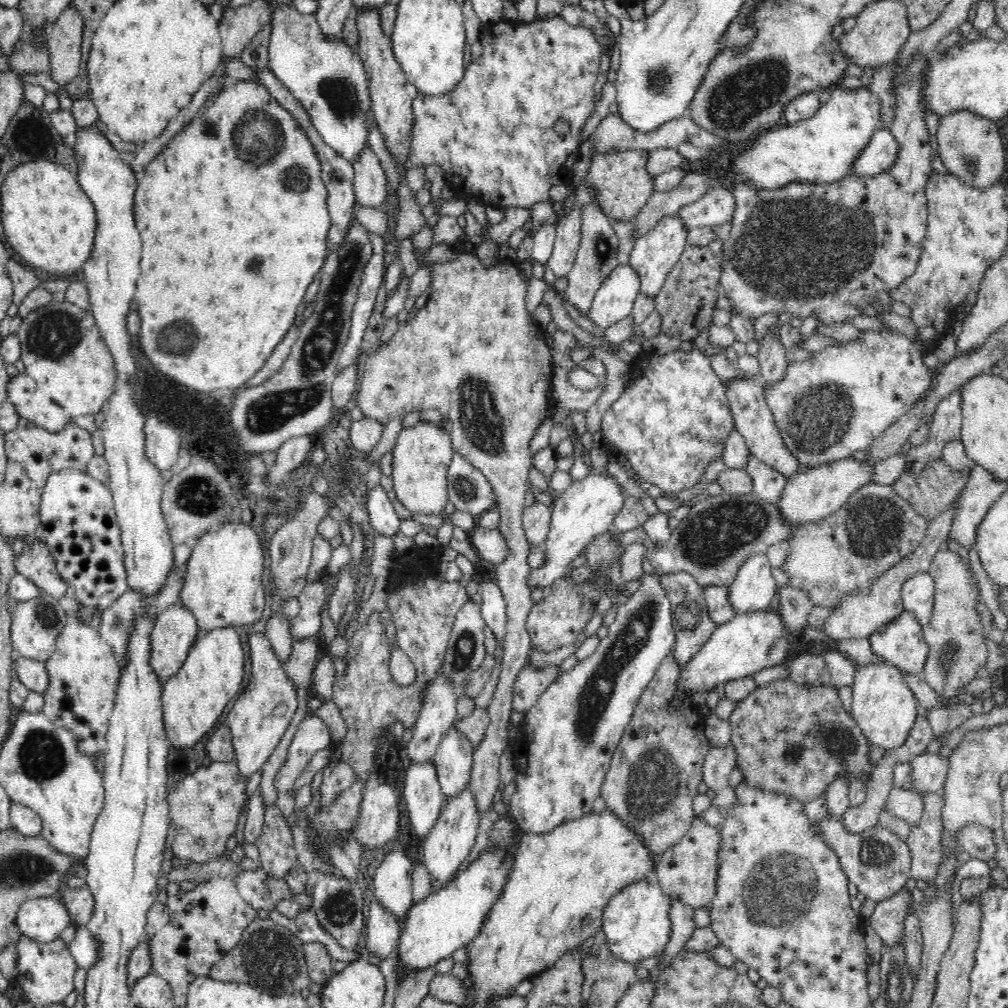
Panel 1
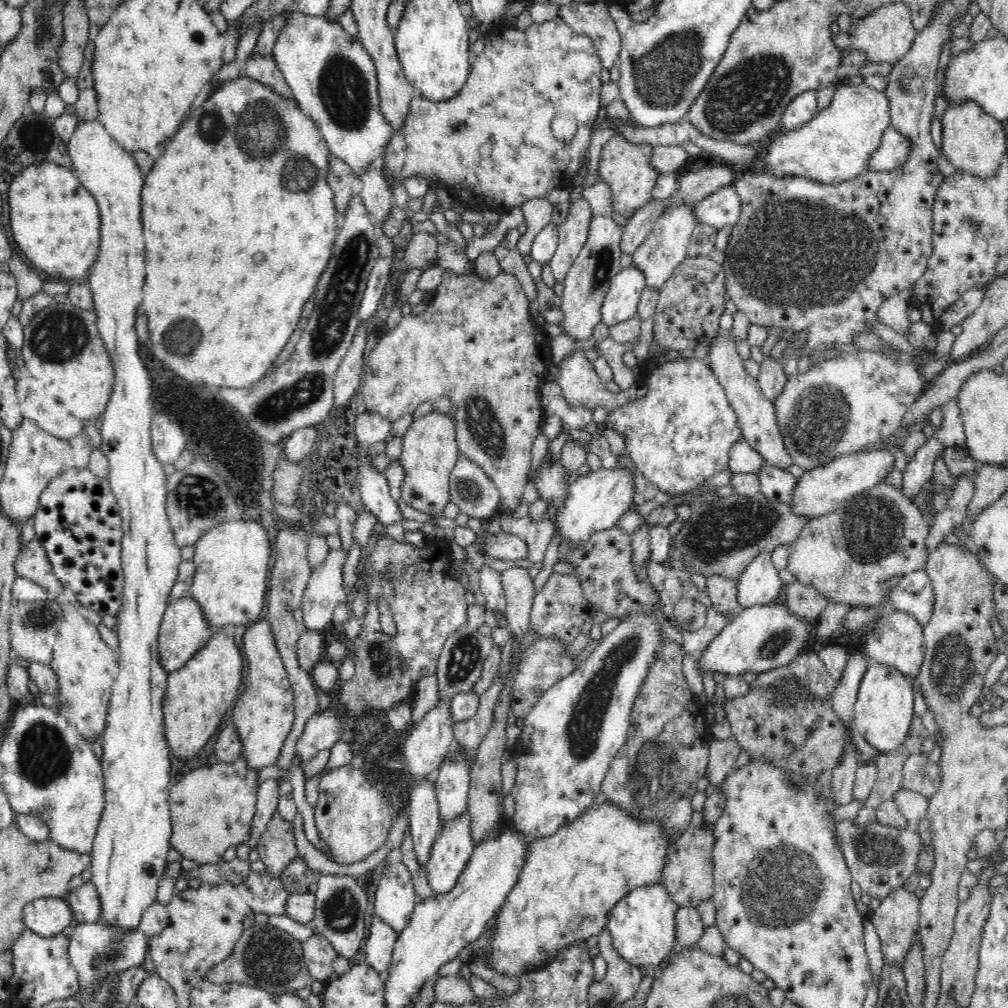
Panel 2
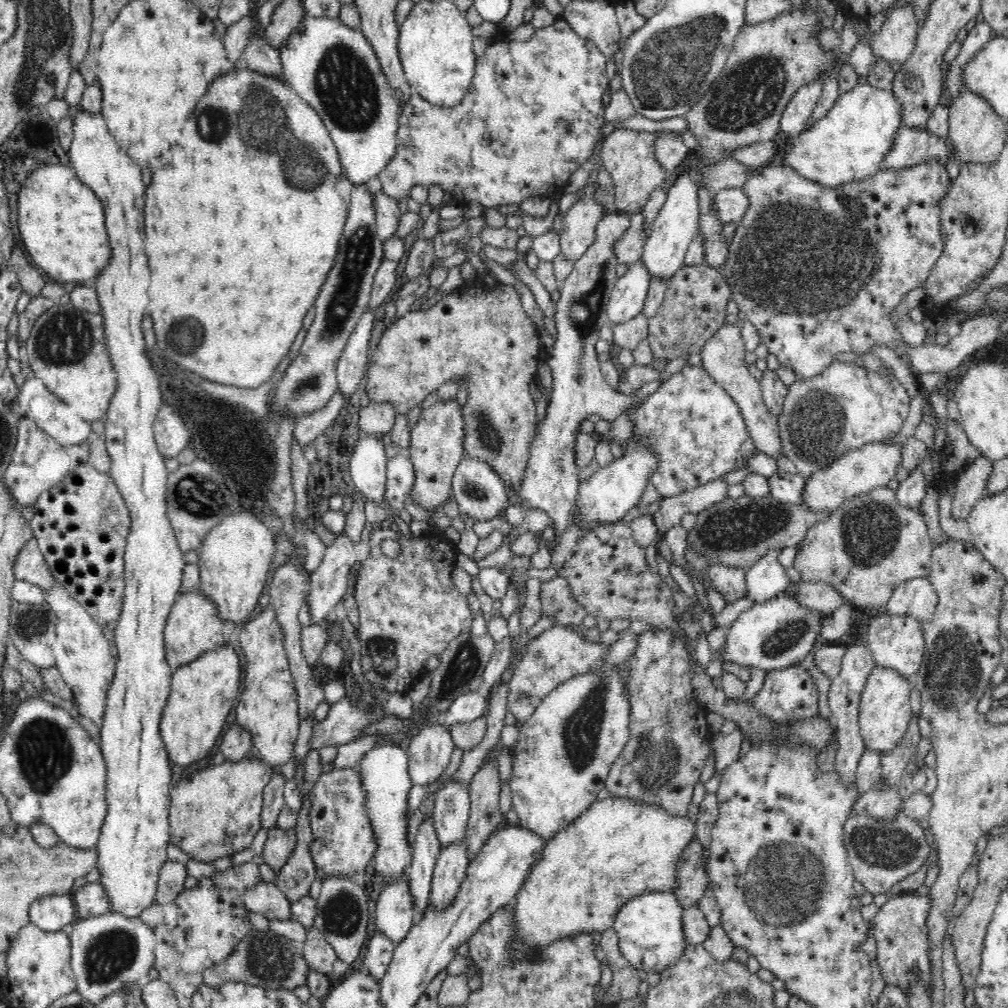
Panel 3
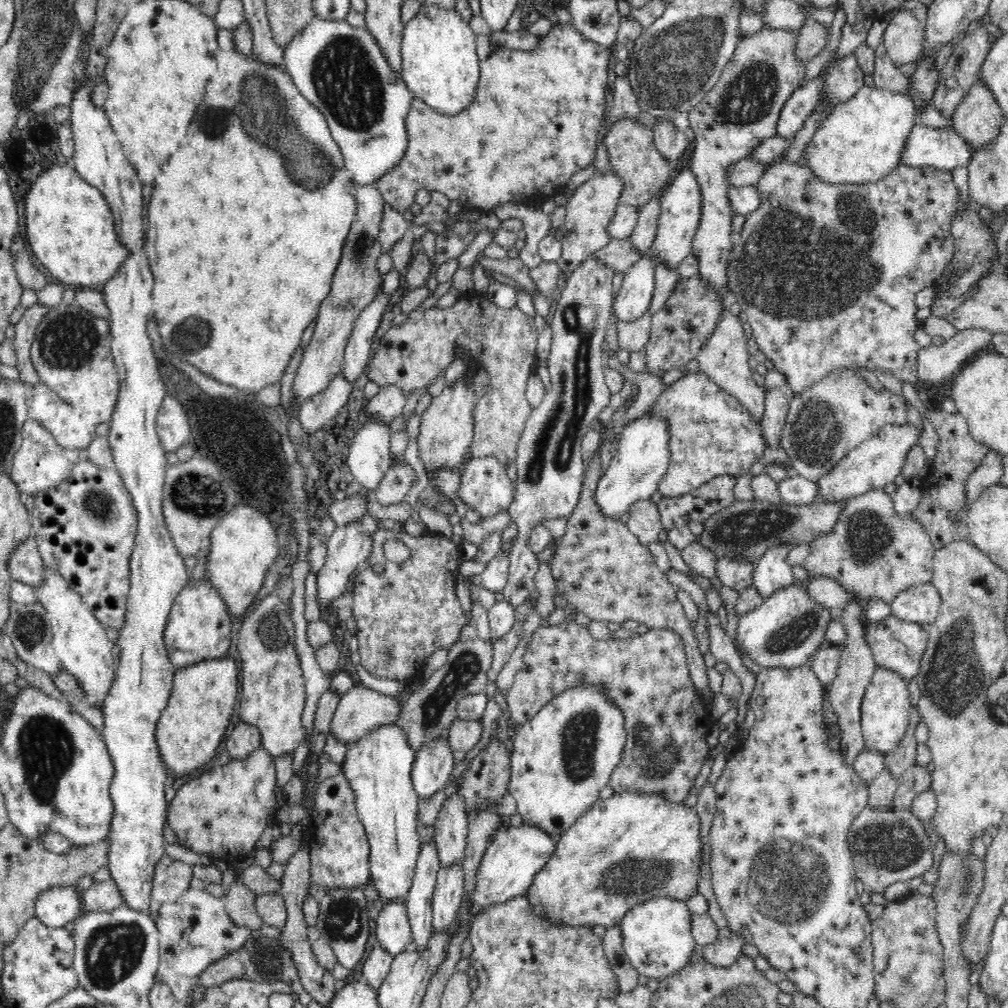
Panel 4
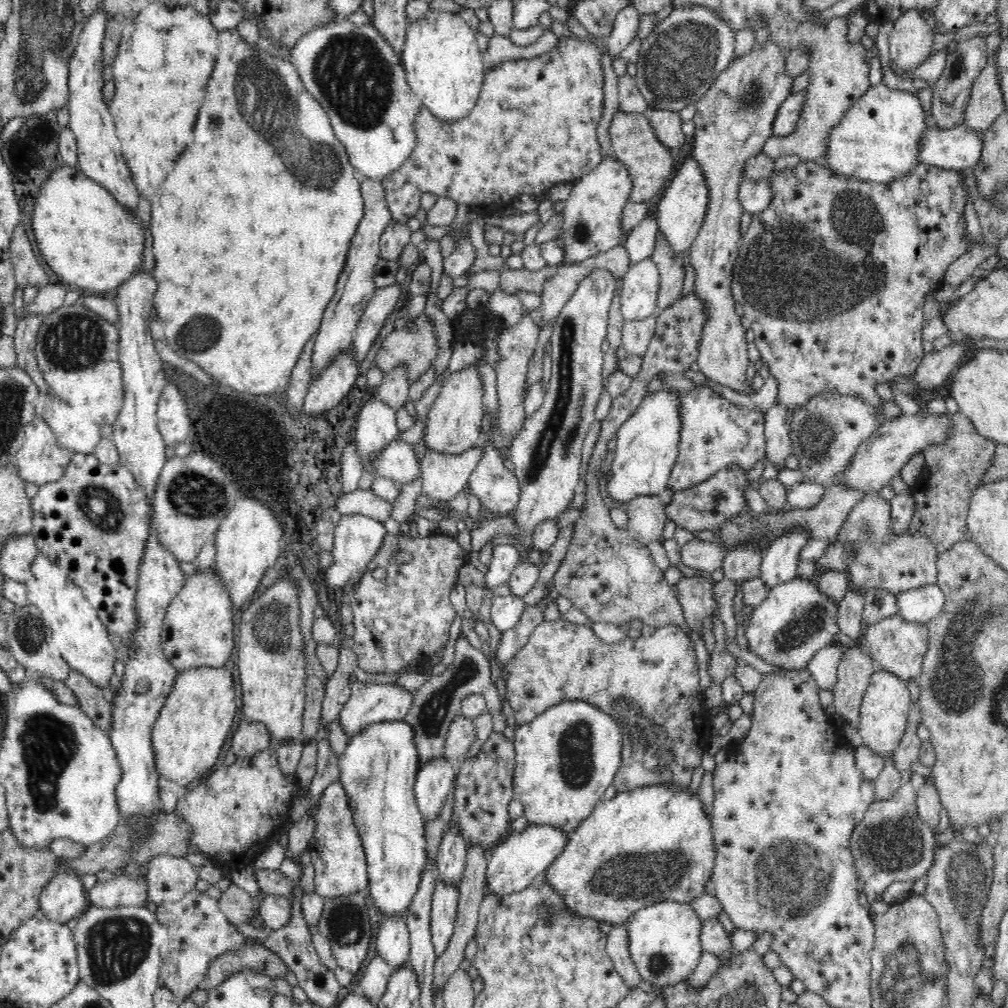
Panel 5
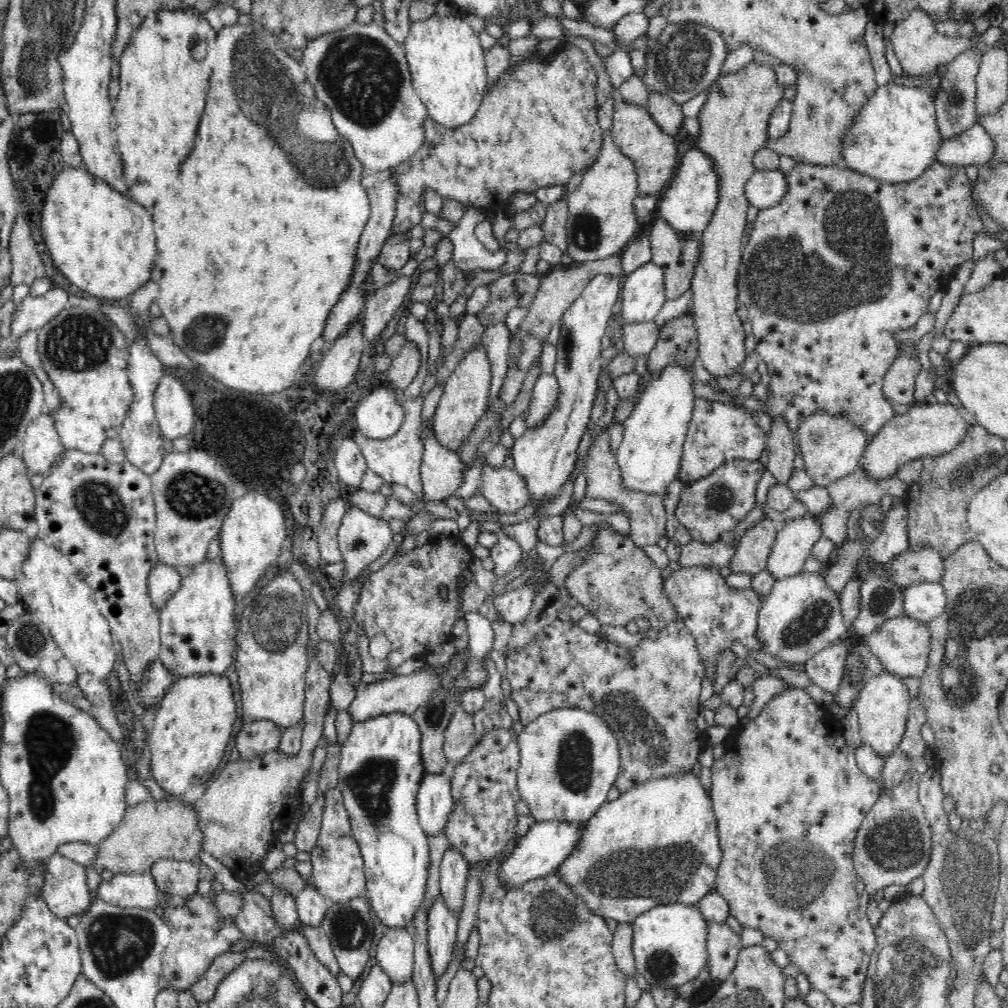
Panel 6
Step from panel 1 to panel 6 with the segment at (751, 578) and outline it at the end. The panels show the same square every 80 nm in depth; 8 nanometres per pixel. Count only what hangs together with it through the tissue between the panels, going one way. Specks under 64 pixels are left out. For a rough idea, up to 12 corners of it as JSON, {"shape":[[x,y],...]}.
{"shape":[[818,516],[788,520],[766,560],[774,579],[803,571],[823,538]]}

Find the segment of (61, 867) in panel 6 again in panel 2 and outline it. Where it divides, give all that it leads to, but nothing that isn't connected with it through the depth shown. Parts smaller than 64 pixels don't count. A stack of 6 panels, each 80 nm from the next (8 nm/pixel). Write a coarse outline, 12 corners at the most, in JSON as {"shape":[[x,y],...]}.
{"shape":[[66,897],[22,908],[27,930],[42,938],[75,923]]}

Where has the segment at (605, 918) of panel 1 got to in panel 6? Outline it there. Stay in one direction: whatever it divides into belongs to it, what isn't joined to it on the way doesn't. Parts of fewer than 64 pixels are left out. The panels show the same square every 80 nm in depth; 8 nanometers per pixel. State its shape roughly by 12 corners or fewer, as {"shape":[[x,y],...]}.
{"shape":[[655,905],[631,921],[635,966],[676,989],[709,964],[700,907]]}

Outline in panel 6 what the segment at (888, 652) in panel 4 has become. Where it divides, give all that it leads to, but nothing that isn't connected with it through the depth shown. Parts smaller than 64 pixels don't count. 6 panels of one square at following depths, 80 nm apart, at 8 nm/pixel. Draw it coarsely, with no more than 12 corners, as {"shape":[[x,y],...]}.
{"shape":[[906,615],[863,639],[884,672],[918,678],[930,629]]}

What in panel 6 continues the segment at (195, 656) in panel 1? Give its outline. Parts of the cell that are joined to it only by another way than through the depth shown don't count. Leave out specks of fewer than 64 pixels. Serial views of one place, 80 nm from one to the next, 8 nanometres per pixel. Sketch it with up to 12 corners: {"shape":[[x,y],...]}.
{"shape":[[230,675],[177,678],[147,734],[158,786],[210,779],[238,716]]}

